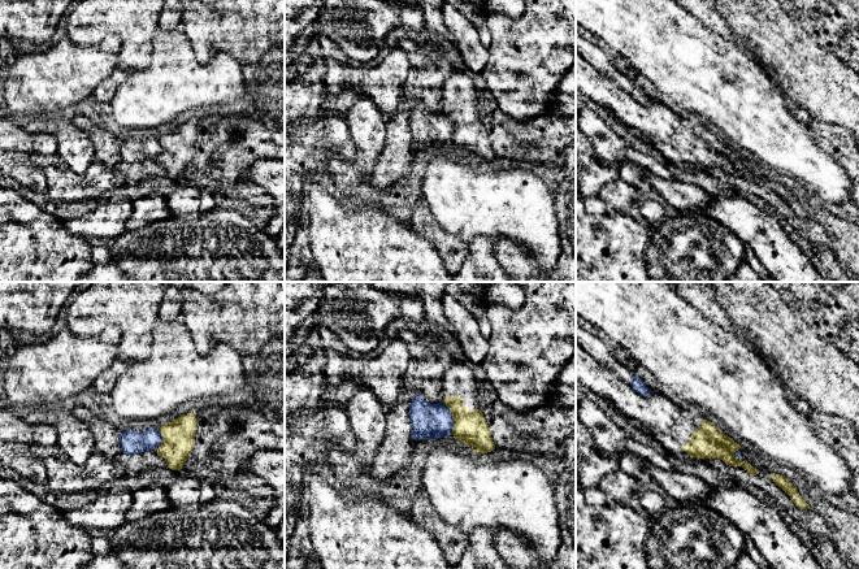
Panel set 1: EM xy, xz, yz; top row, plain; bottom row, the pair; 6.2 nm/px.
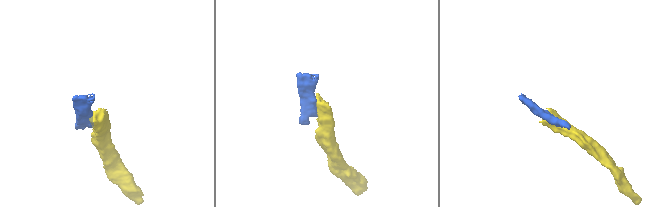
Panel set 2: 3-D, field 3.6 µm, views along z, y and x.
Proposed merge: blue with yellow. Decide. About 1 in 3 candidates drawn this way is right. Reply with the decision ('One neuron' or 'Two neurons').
Two neurons

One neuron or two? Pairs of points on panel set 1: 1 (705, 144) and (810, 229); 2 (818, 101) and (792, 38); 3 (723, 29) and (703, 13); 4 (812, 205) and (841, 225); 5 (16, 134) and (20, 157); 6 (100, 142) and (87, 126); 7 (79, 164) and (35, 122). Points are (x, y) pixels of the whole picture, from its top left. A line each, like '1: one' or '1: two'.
1: two
2: one
3: one
4: one
5: two
6: one
7: one

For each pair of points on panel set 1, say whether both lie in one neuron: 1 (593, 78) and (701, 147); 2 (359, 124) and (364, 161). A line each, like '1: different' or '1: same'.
1: same
2: same

